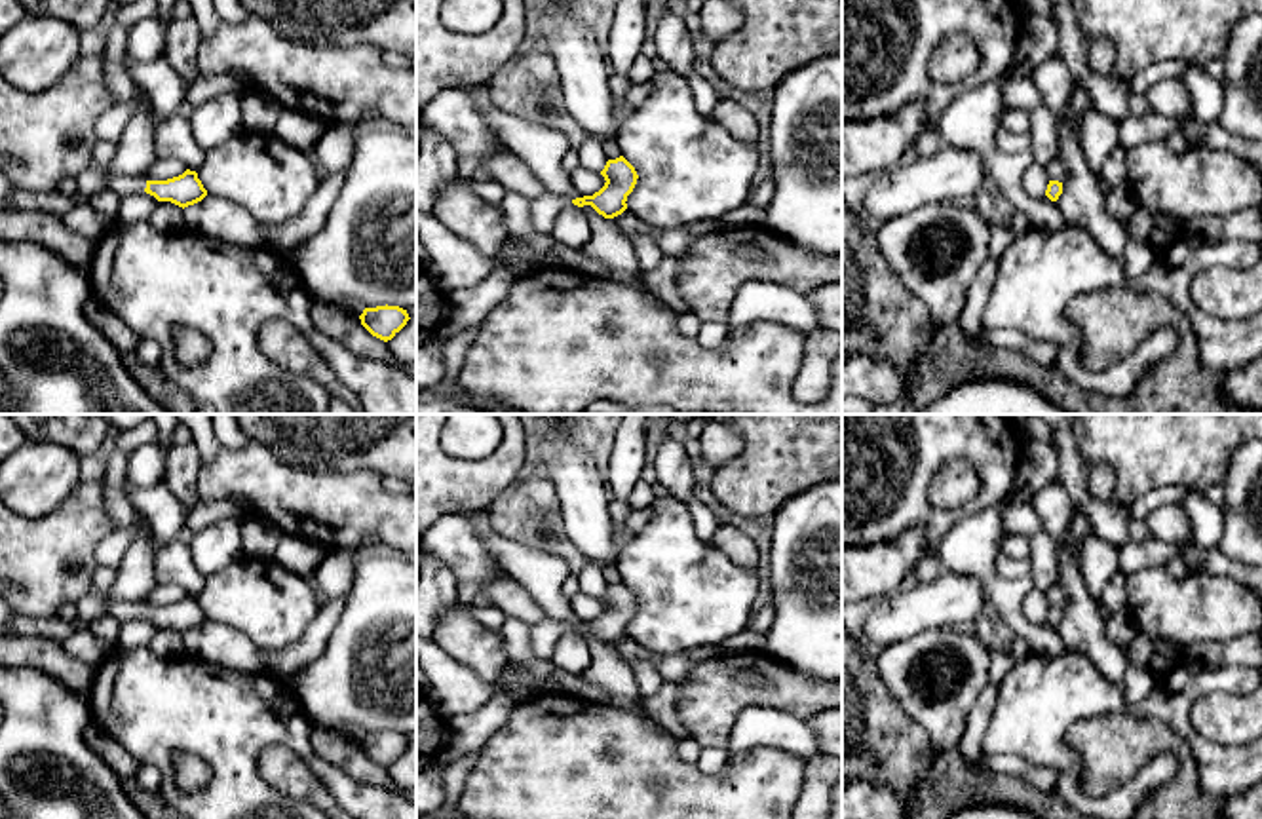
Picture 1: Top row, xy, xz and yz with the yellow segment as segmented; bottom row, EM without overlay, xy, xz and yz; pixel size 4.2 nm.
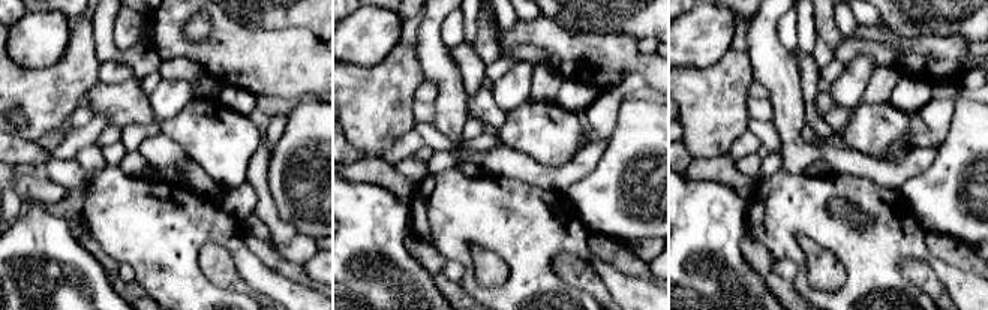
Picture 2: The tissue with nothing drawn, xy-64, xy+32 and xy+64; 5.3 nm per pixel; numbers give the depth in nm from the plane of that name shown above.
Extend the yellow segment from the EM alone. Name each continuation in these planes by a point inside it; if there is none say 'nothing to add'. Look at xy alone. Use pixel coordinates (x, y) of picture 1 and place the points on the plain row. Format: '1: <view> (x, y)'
1: xy (124, 610)

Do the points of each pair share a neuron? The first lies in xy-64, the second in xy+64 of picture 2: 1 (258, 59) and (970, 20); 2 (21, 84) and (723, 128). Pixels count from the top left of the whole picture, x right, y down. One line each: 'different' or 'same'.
1: different
2: same

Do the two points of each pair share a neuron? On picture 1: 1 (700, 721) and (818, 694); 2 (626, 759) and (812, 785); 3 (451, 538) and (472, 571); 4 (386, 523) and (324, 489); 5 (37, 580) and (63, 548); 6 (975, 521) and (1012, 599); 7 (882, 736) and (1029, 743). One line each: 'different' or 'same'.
1: same
2: different
3: same
4: same
5: same
6: same
7: different

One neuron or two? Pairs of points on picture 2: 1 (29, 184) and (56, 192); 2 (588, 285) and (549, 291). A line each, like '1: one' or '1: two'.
1: one
2: two

